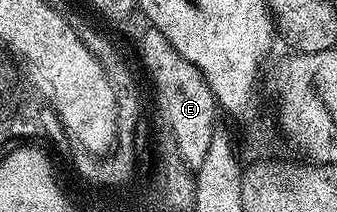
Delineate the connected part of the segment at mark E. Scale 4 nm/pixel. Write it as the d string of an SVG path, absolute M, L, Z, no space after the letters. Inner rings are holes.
M155 29L146 30L144 36L139 39L141 46L141 62L157 89L157 106L165 117L165 126L174 136L177 145L176 152L182 160L191 168L200 168L205 164L207 148L211 144L217 122L217 110L219 103L211 92L207 80L191 64L171 48L167 36L163 36Z

